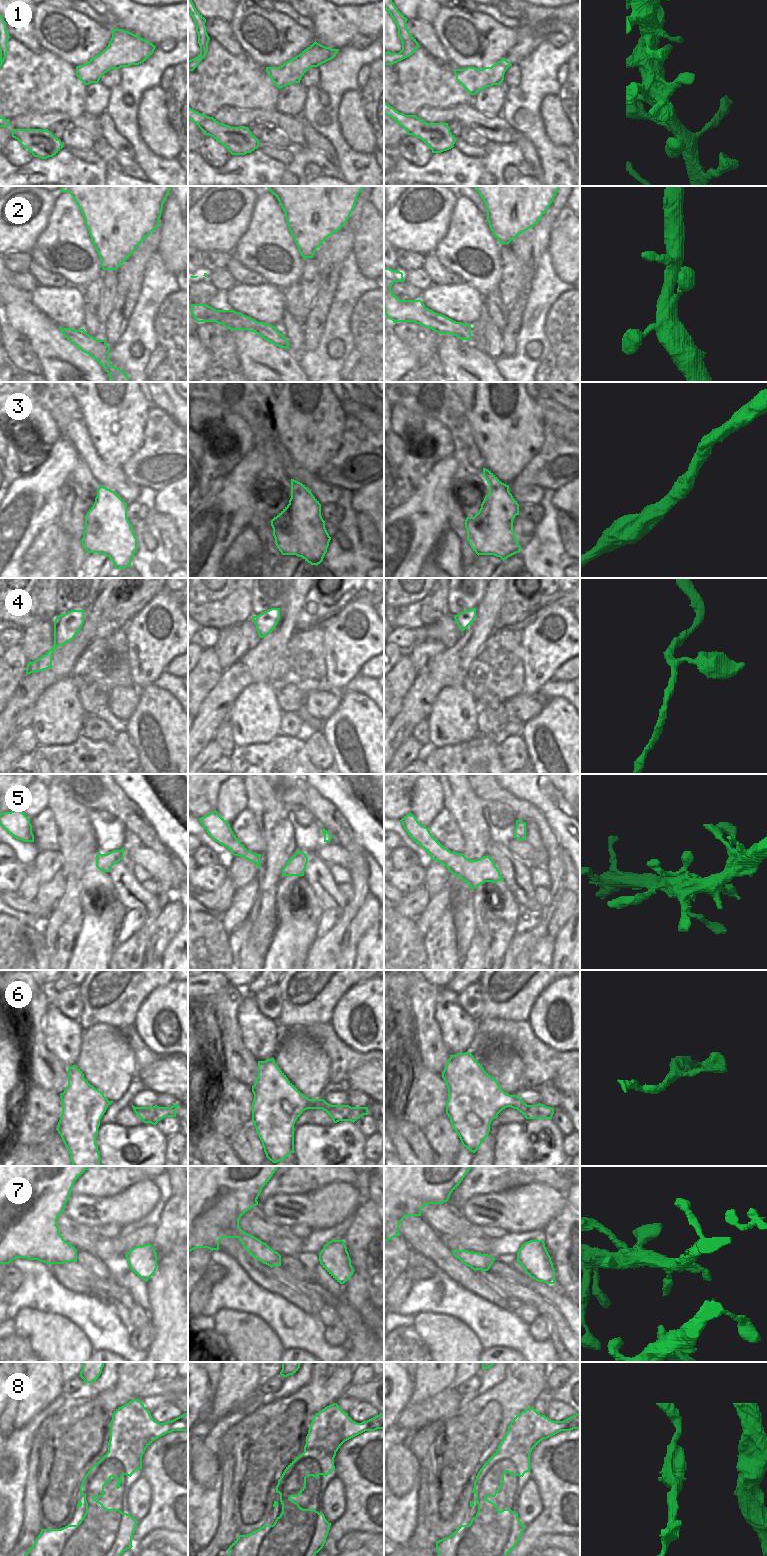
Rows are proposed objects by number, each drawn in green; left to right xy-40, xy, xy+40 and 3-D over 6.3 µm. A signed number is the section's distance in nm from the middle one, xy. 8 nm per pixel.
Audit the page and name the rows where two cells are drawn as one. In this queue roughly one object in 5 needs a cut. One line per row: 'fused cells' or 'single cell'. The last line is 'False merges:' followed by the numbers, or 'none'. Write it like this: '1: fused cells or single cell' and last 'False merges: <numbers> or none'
1: single cell
2: single cell
3: single cell
4: single cell
5: single cell
6: single cell
7: single cell
8: single cell
False merges: none

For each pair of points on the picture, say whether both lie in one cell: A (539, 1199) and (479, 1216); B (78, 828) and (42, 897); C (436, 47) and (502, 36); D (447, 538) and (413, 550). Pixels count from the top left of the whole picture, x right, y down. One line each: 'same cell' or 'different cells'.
A: same cell
B: different cells
C: different cells
D: different cells

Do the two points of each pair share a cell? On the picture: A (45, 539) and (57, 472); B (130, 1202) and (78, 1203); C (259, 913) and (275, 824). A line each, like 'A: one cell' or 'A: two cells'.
A: two cells
B: one cell
C: one cell

